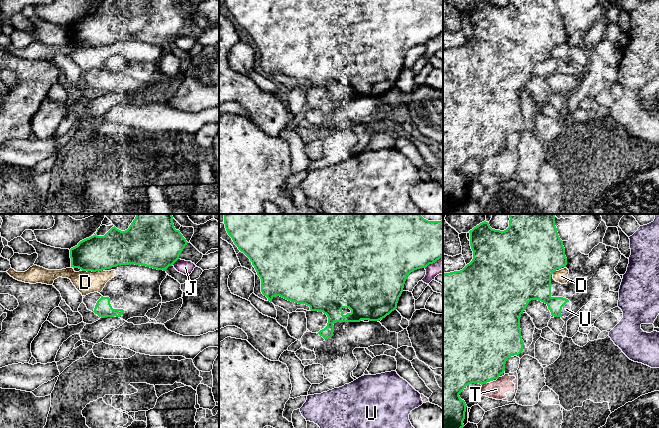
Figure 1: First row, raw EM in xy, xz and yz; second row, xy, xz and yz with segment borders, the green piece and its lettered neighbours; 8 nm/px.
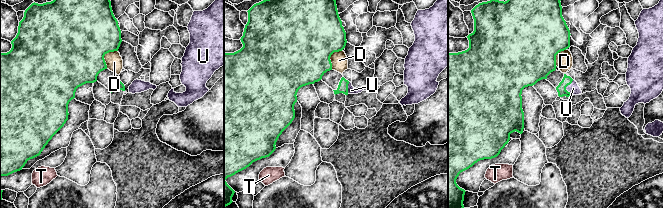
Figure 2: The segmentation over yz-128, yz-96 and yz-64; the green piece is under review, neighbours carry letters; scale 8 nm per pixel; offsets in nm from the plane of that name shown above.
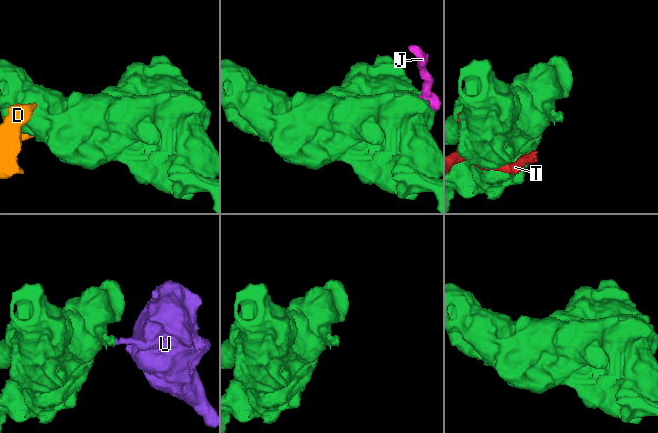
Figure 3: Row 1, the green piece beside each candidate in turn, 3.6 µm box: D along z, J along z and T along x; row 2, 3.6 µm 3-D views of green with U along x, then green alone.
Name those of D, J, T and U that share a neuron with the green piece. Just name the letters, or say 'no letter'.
U

